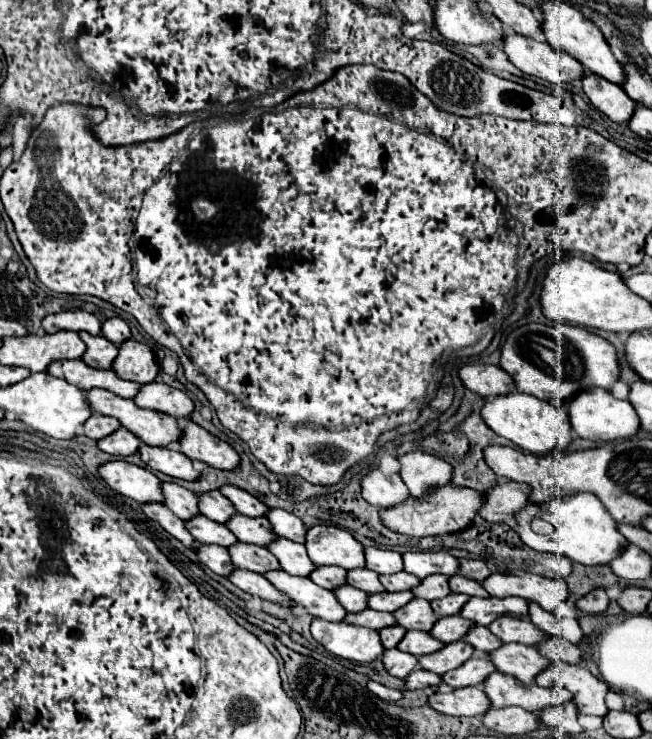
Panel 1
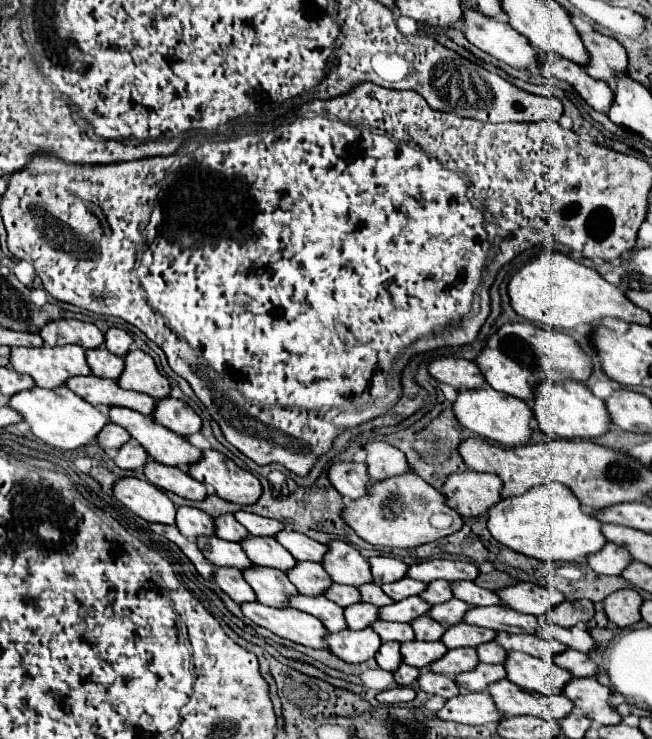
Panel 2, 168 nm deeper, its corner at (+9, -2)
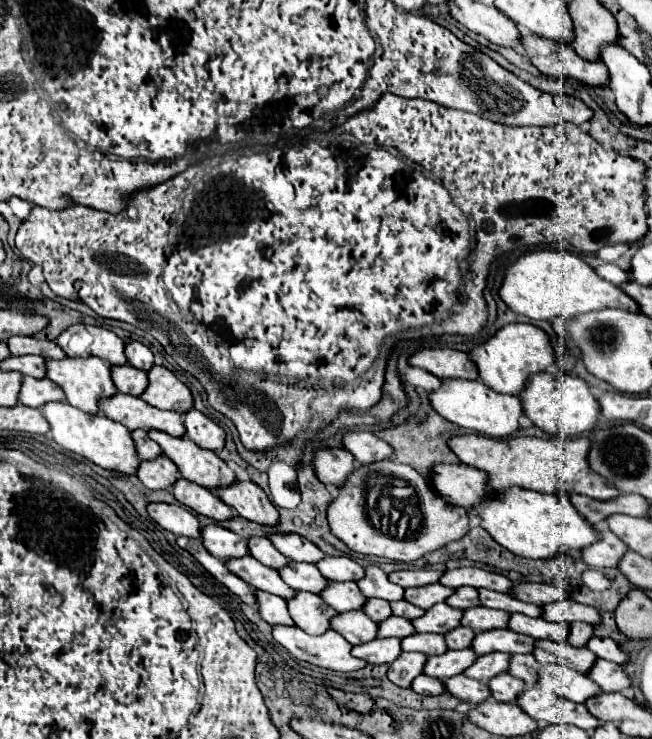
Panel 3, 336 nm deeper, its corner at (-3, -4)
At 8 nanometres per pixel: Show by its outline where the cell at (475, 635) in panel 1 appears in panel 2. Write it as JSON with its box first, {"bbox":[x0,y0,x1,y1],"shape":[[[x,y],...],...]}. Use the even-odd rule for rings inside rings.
{"bbox":[476,640,506,664],"shape":[[[492,640],[492,642],[486,642],[486,644],[476,646],[476,654],[478,654],[480,662],[502,664],[502,662],[504,662],[504,656],[506,656],[506,650],[500,648],[500,644],[496,644],[496,642]]]}

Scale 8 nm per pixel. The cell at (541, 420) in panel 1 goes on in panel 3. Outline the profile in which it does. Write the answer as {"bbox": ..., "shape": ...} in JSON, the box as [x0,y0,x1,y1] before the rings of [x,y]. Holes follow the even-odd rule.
{"bbox":[428,378,522,438],"shape":[[[448,378],[440,380],[440,388],[428,392],[430,406],[448,422],[474,430],[484,436],[492,438],[506,438],[518,428],[518,418],[522,416],[522,404],[518,396],[506,396],[498,394],[492,388],[488,388],[480,380],[462,380],[462,378]]]}

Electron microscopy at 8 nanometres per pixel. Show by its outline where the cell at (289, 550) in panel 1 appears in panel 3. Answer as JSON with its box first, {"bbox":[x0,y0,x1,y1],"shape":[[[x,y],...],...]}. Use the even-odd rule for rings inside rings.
{"bbox":[320,582,368,612],"shape":[[[328,582],[328,590],[324,590],[320,596],[324,596],[324,602],[338,612],[362,610],[368,600],[356,582]]]}

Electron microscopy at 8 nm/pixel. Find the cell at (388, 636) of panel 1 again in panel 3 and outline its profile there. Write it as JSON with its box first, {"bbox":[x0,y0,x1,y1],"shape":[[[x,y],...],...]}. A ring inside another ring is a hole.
{"bbox":[388,652,428,688],"shape":[[[404,652],[396,662],[390,664],[388,680],[392,680],[400,688],[410,688],[412,680],[424,672],[428,656],[420,652]]]}

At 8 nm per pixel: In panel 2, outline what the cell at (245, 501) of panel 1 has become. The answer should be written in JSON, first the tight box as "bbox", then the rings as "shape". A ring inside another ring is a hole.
{"bbox":[234,510,284,536],"shape":[[[238,510],[234,512],[236,520],[254,536],[274,536],[276,532],[280,532],[280,528],[284,528],[284,524],[280,524],[278,520],[272,518],[264,518],[246,510]]]}

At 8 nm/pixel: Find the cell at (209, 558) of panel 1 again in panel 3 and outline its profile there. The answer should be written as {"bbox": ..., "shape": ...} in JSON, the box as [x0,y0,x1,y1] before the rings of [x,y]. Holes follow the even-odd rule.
{"bbox":[256,590,294,626],"shape":[[[256,590],[256,596],[258,596],[258,610],[268,624],[294,626],[294,620],[288,614],[288,604],[282,598],[276,598],[274,594],[264,594],[258,590]]]}

